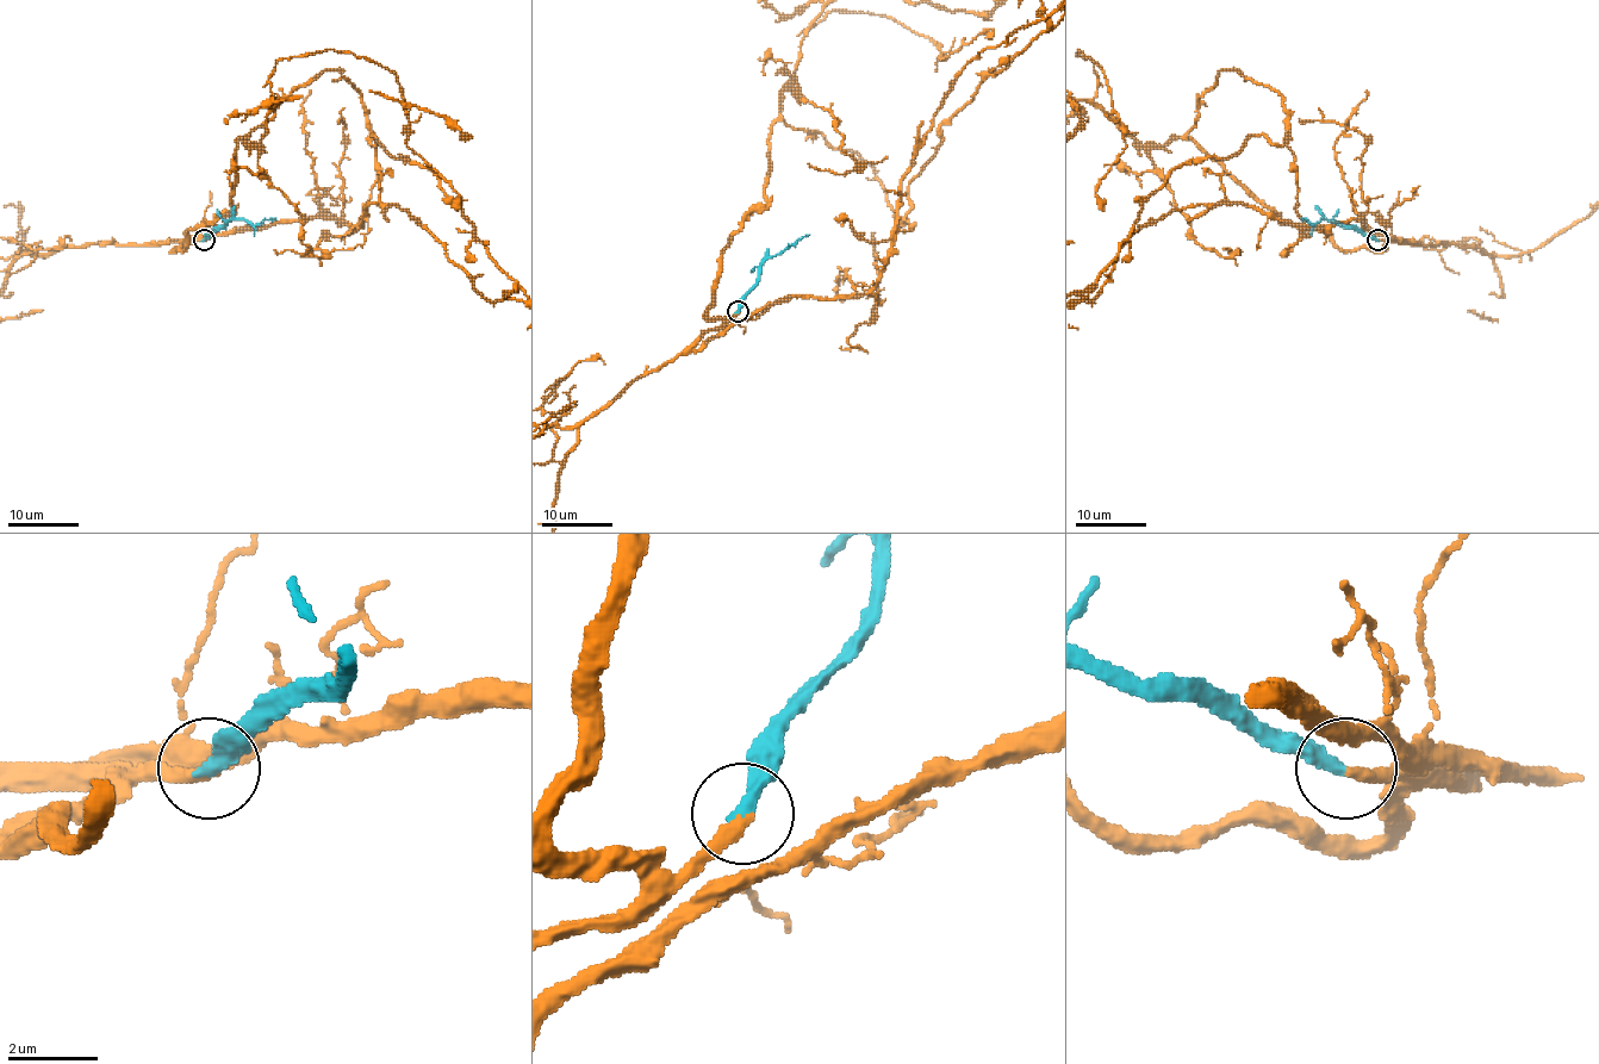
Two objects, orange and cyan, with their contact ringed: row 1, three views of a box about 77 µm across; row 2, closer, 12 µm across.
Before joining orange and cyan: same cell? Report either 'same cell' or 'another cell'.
same cell

